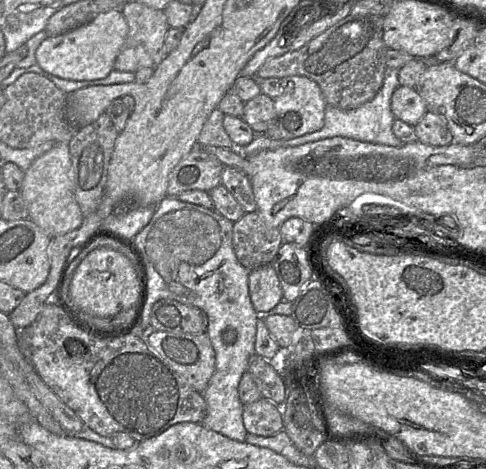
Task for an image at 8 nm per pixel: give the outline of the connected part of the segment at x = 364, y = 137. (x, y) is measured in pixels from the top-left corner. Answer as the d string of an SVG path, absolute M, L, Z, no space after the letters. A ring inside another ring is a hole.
M387 68L384 74L383 84L376 96L369 102L351 110L342 110L332 106L327 106L325 111L324 125L315 132L308 133L291 139L276 140L265 134L257 134L254 140L243 148L236 148L244 155L251 156L264 150L273 150L280 147L293 147L309 142L332 138L345 137L360 142L380 144L391 147L401 147L404 145L393 133L392 126L394 115L391 111L391 97L397 87L399 87L397 68Z

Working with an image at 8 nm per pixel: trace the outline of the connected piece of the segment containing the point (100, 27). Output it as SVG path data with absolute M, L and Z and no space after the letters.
M120 9L99 14L91 22L58 36L48 37L36 50L36 64L59 78L91 81L105 78L128 35L128 24Z

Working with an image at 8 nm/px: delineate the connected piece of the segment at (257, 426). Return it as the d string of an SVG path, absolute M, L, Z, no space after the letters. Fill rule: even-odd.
M262 397L244 406L242 420L249 434L262 437L273 436L284 428L281 407Z

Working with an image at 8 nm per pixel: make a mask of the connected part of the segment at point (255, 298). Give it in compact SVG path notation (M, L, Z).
M265 264L250 271L249 295L255 311L268 314L283 299L283 291L272 264Z

